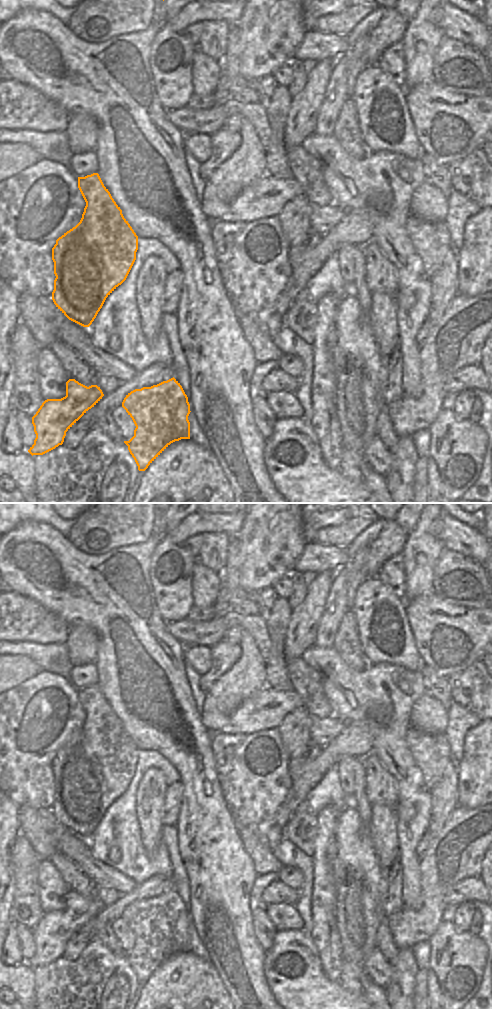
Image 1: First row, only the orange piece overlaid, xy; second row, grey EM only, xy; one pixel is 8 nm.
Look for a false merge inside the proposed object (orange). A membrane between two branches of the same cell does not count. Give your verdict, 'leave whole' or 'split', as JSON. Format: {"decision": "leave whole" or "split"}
{"decision": "leave whole"}

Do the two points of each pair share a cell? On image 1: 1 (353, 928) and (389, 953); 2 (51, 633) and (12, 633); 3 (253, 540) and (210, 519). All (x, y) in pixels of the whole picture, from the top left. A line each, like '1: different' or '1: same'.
1: different
2: same
3: different

